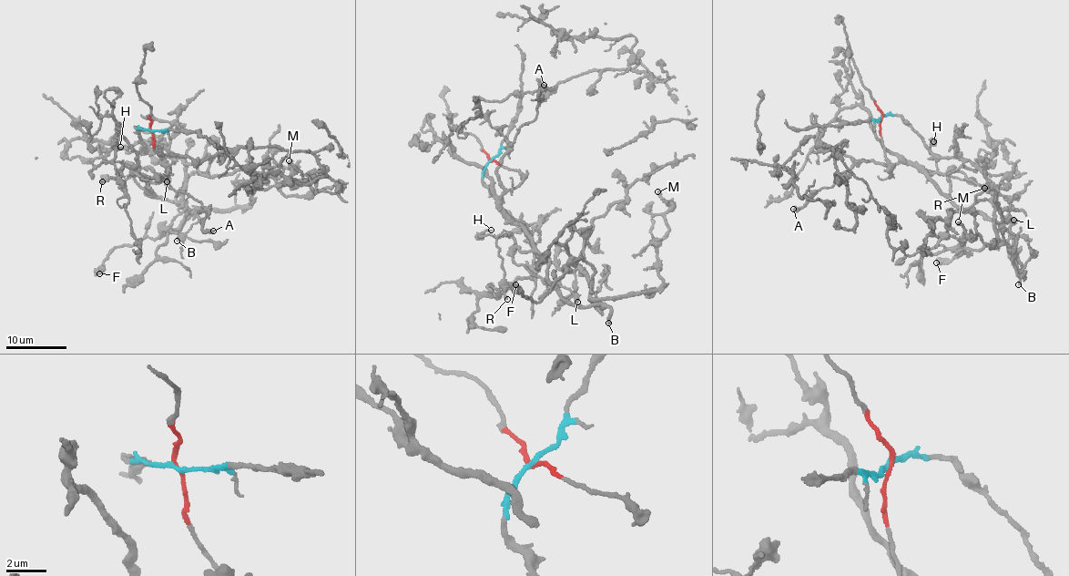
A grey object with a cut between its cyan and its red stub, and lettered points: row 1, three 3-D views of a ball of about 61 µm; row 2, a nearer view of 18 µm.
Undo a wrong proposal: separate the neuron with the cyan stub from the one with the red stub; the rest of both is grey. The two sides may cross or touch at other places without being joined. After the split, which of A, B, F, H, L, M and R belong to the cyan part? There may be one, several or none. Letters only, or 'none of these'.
F, M

